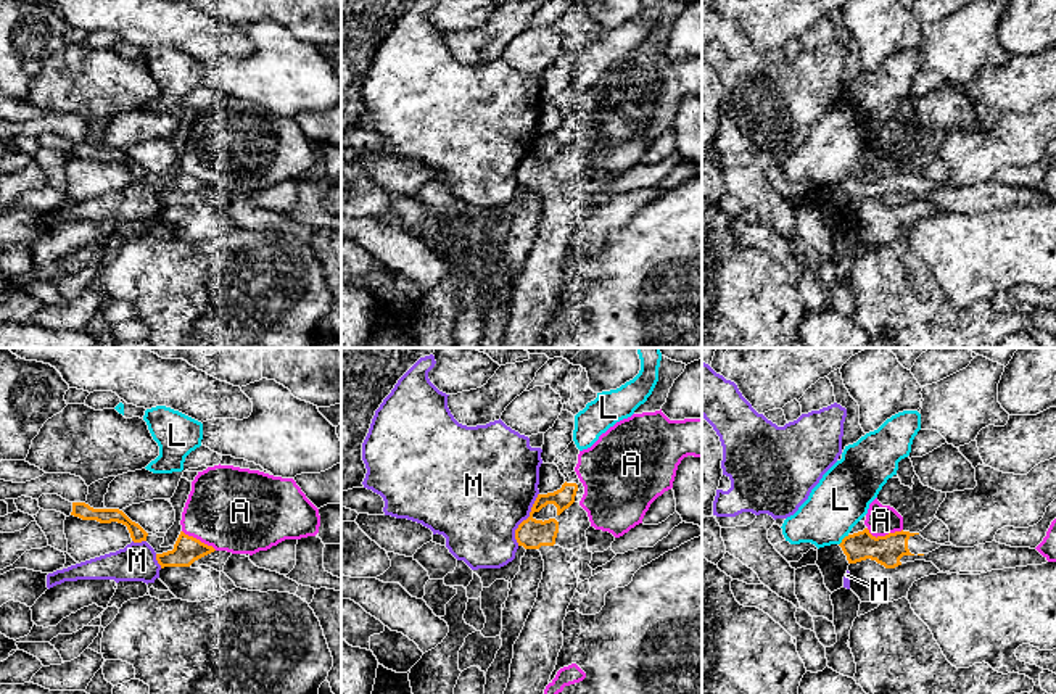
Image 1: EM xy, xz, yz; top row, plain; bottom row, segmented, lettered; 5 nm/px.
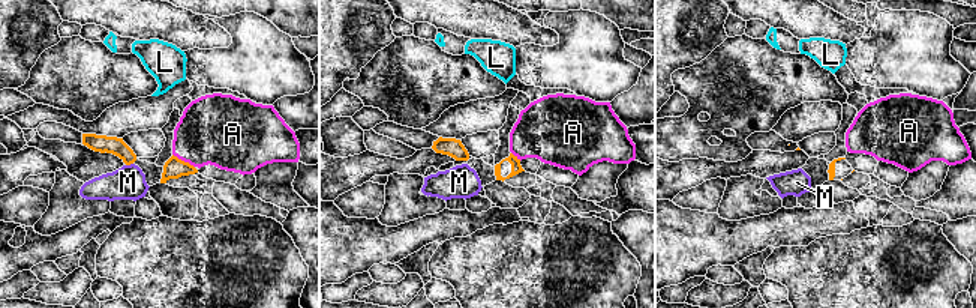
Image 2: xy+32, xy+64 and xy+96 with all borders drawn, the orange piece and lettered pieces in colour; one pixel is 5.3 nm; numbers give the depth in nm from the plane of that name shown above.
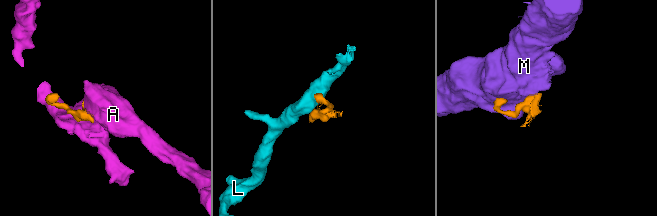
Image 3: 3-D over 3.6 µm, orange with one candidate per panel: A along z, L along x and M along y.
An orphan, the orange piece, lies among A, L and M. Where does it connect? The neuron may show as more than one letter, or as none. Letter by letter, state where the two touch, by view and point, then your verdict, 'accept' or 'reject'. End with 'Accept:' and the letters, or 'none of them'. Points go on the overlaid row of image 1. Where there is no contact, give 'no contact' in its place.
A: meets orange in yz at (884, 537); reject
L: meets orange in yz at (842, 540); reject
M: meets orange in xz at (527, 519); reject
Accept: none of them

